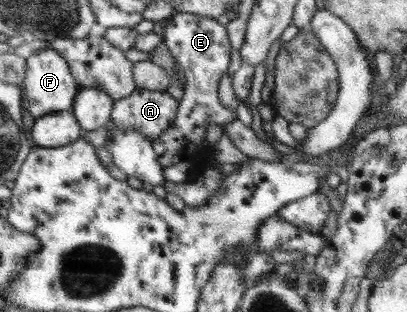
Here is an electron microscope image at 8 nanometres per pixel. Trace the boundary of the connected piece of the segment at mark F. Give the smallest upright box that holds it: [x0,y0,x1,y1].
[23,48,79,121]

